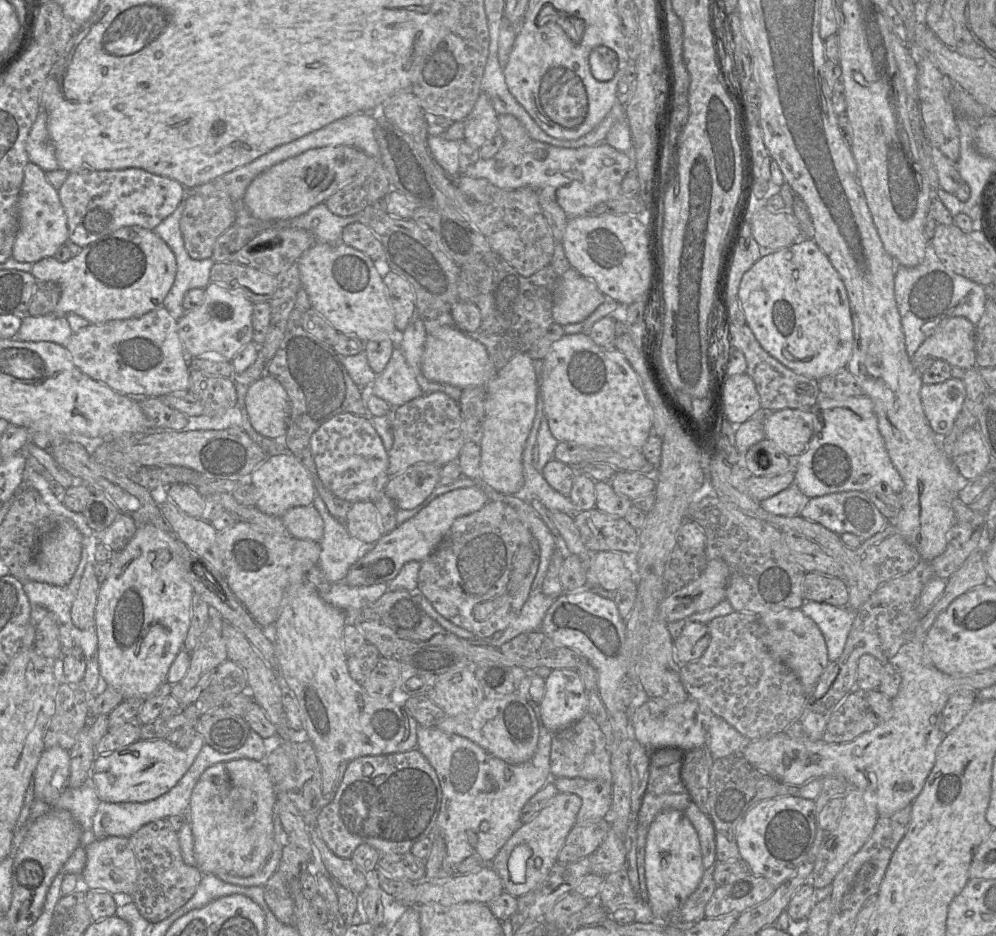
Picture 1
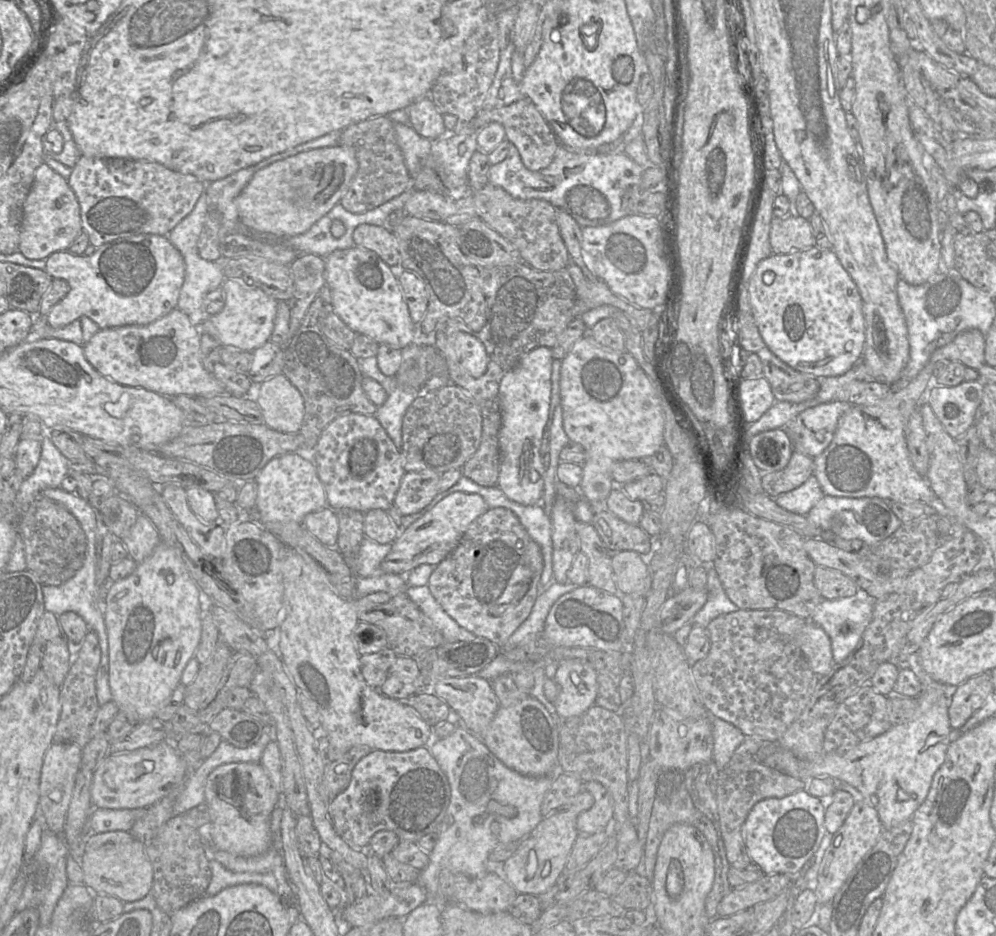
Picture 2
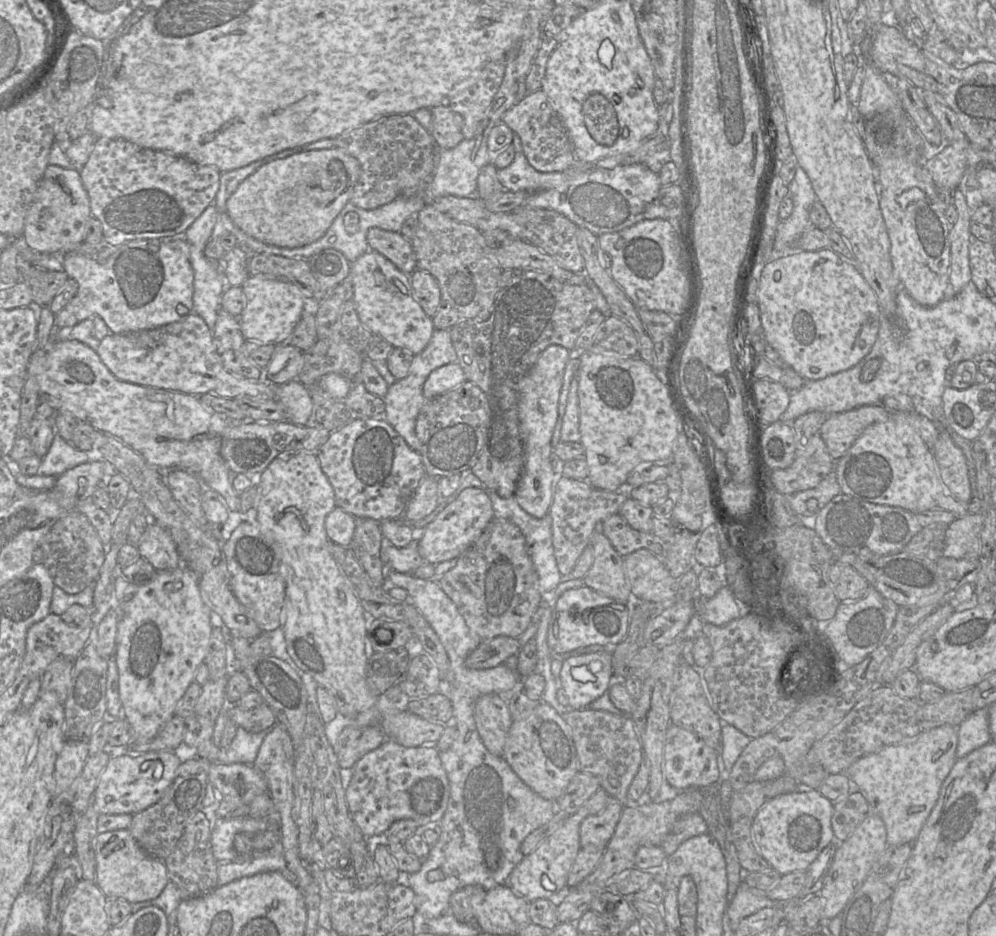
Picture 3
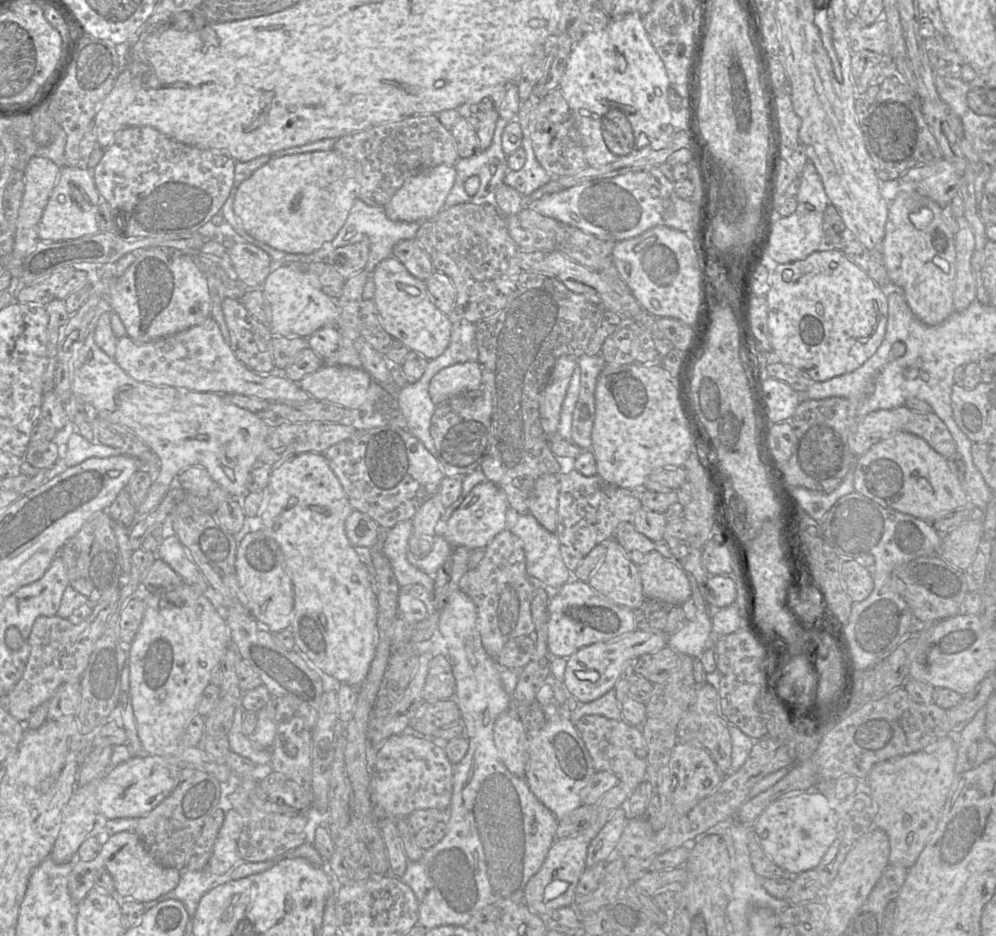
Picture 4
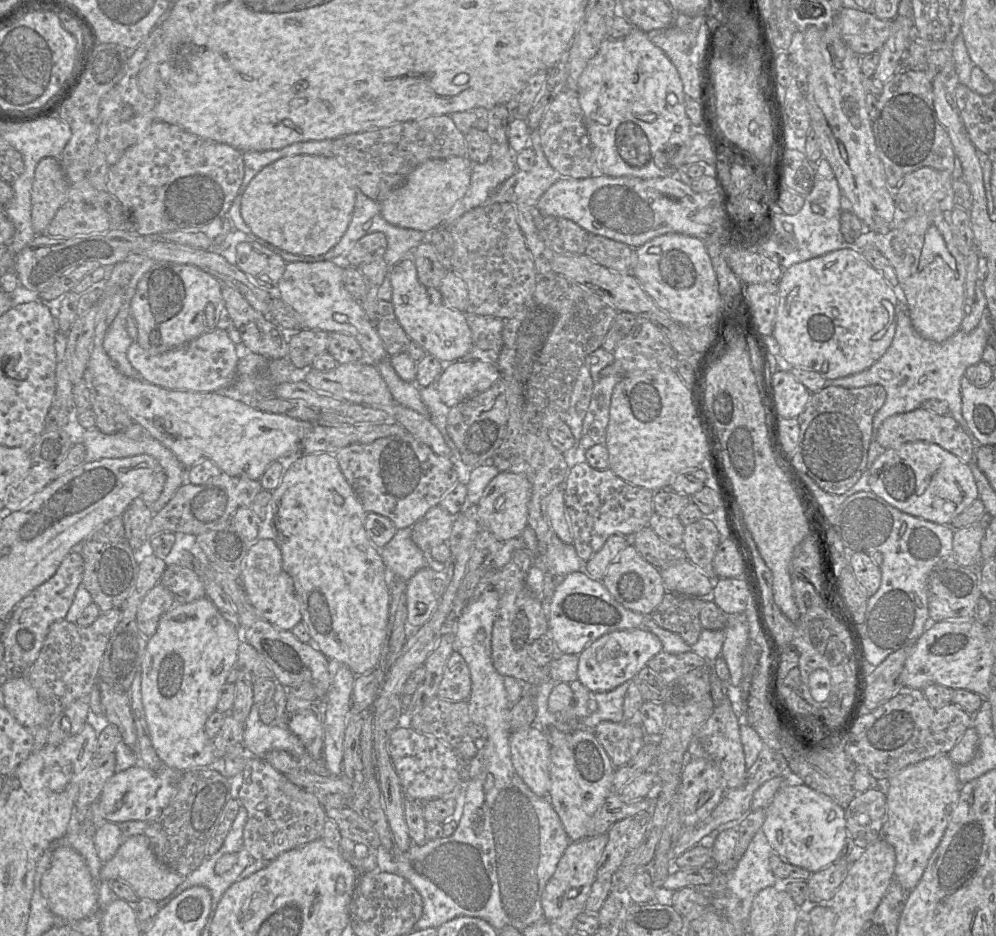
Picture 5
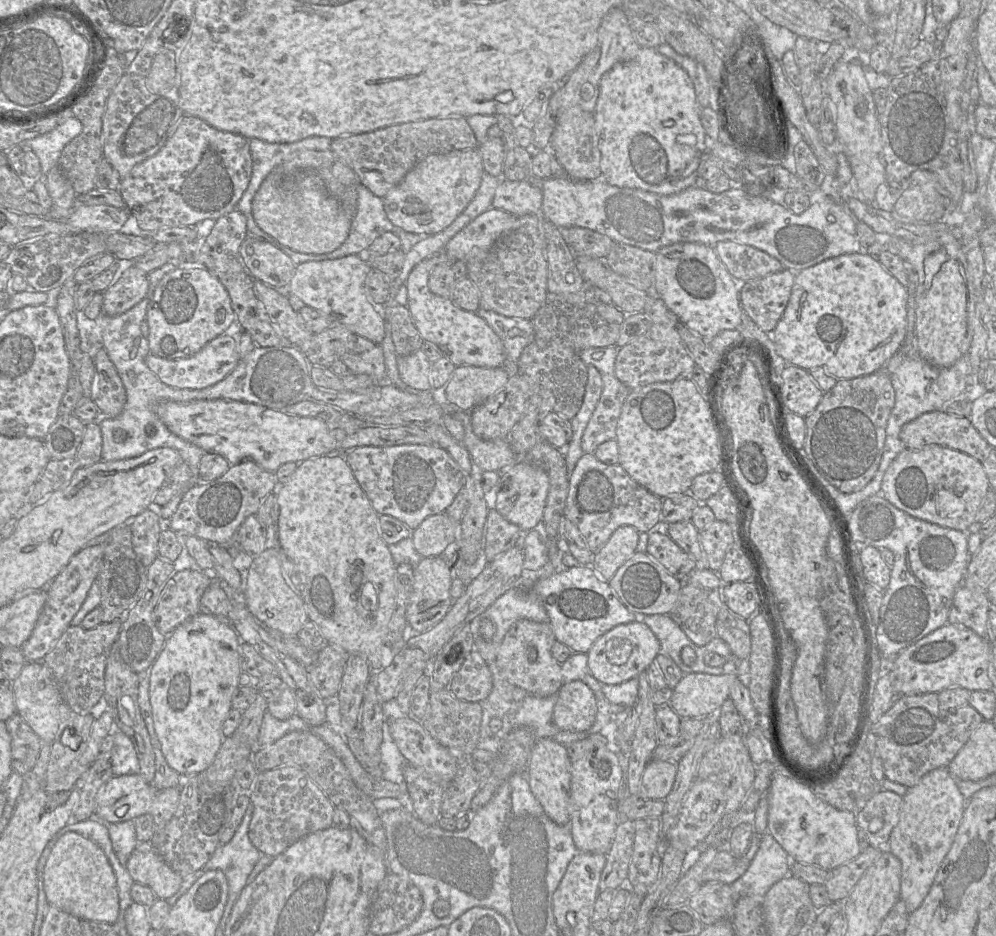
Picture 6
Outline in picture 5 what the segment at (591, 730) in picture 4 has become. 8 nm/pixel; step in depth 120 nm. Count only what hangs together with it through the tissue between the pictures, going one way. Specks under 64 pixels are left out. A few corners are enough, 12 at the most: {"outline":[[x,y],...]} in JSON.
{"outline":[[600,722],[592,732],[615,768],[645,744],[635,723]]}

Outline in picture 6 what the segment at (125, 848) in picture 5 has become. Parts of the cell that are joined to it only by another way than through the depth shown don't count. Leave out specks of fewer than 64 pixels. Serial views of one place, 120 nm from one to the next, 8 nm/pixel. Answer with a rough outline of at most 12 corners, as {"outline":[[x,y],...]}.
{"outline":[[138,842],[124,866],[158,899],[171,897],[183,878],[150,842]]}

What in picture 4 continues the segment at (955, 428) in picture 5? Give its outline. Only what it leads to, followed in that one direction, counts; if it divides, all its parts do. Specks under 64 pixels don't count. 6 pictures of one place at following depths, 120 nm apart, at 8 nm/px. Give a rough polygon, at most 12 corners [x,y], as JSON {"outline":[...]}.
{"outline":[[906,406],[856,421],[849,446],[860,457],[898,432],[924,439],[946,459],[956,443],[934,413]]}

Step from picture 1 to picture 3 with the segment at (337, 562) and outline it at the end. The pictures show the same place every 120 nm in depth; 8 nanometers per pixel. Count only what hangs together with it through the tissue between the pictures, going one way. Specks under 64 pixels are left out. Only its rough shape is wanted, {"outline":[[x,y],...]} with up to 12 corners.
{"outline":[[418,537],[406,547],[383,540],[387,572],[413,572],[430,564],[418,552]]}

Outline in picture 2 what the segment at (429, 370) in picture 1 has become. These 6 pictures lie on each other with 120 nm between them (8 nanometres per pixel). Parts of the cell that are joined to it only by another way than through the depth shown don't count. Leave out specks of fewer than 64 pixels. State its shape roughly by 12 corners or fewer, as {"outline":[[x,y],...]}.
{"outline":[[454,332],[444,348],[445,360],[474,378],[488,367],[483,343]]}

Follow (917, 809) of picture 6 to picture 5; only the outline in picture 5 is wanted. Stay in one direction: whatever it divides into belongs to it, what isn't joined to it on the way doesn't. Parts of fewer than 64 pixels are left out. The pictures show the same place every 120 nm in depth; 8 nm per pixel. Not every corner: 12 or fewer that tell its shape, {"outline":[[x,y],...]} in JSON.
{"outline":[[949,754],[886,781],[894,879],[920,881],[959,800]]}

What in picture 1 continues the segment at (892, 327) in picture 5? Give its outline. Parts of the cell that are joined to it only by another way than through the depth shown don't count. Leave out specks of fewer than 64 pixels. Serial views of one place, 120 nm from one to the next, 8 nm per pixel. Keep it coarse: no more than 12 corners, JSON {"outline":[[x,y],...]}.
{"outline":[[813,239],[764,251],[738,298],[760,345],[820,380],[847,367],[847,290]]}

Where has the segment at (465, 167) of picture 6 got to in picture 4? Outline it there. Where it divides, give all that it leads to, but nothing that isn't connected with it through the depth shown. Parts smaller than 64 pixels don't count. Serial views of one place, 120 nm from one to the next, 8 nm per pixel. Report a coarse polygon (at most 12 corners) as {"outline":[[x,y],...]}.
{"outline":[[452,165],[408,178],[384,206],[399,222],[432,220],[456,178]]}

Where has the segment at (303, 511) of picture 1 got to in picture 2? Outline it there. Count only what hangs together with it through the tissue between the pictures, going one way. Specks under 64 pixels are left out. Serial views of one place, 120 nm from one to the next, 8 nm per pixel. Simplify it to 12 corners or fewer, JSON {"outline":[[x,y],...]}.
{"outline":[[331,507],[301,524],[325,546],[336,547],[339,523]]}

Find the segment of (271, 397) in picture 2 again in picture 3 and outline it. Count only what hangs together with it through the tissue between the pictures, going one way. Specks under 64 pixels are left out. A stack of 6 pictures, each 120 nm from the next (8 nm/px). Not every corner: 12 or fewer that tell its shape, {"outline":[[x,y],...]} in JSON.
{"outline":[[297,379],[278,385],[286,421],[305,426],[313,403]]}

